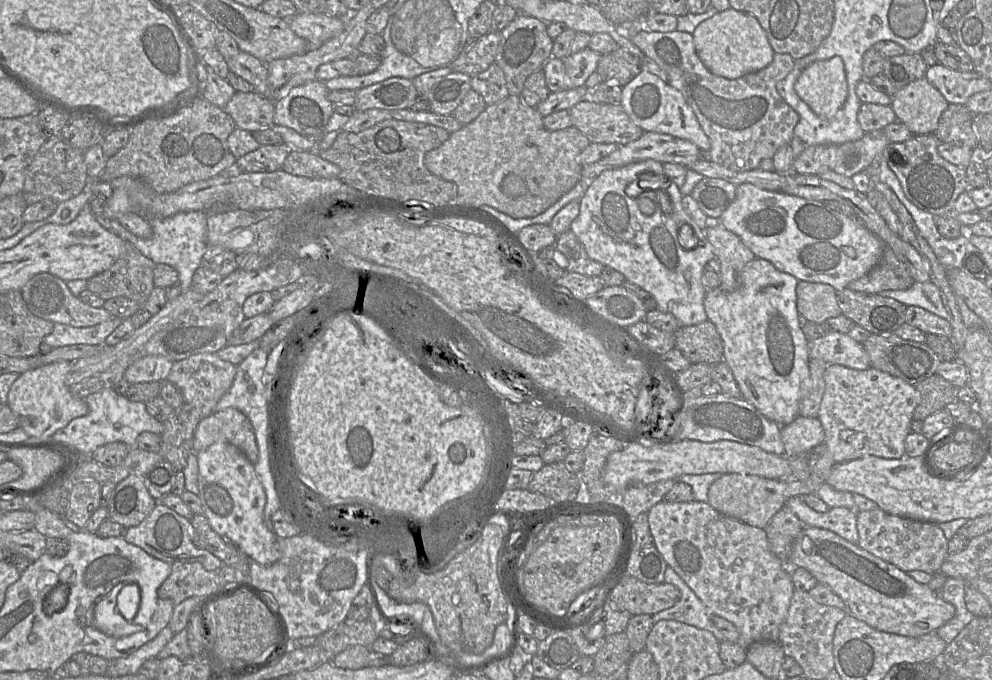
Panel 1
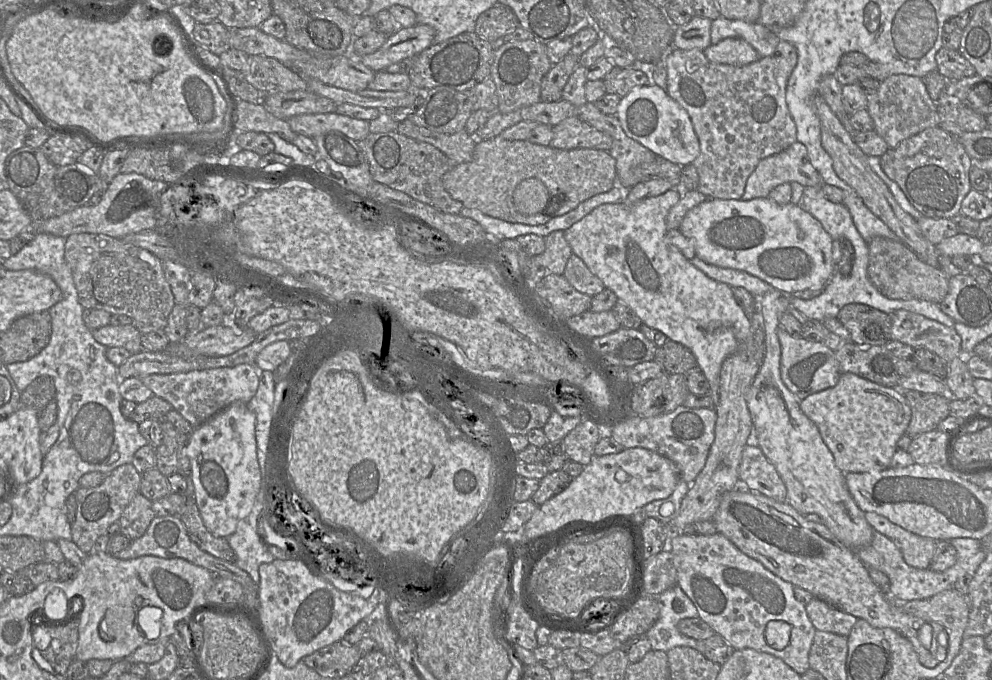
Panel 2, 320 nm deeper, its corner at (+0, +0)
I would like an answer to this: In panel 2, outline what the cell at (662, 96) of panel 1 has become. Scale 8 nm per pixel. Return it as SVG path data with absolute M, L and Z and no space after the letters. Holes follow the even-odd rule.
M655 84L633 88L618 104L616 117L627 136L666 160L686 166L700 153L700 144L687 111Z

